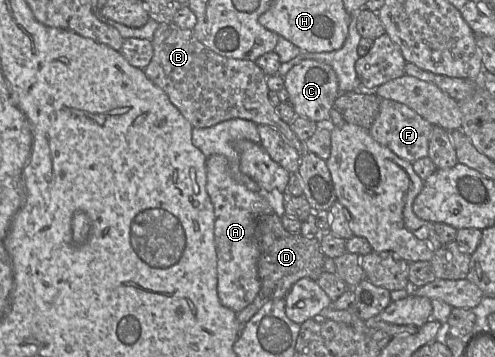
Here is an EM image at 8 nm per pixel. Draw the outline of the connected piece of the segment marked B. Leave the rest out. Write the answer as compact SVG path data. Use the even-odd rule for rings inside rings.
M173 22L159 23L151 42L154 53L144 73L168 95L193 127L210 127L228 119L243 118L274 128L299 155L306 152L305 143L276 113L268 97L267 76L255 61L219 55L200 42L193 30L182 29Z

